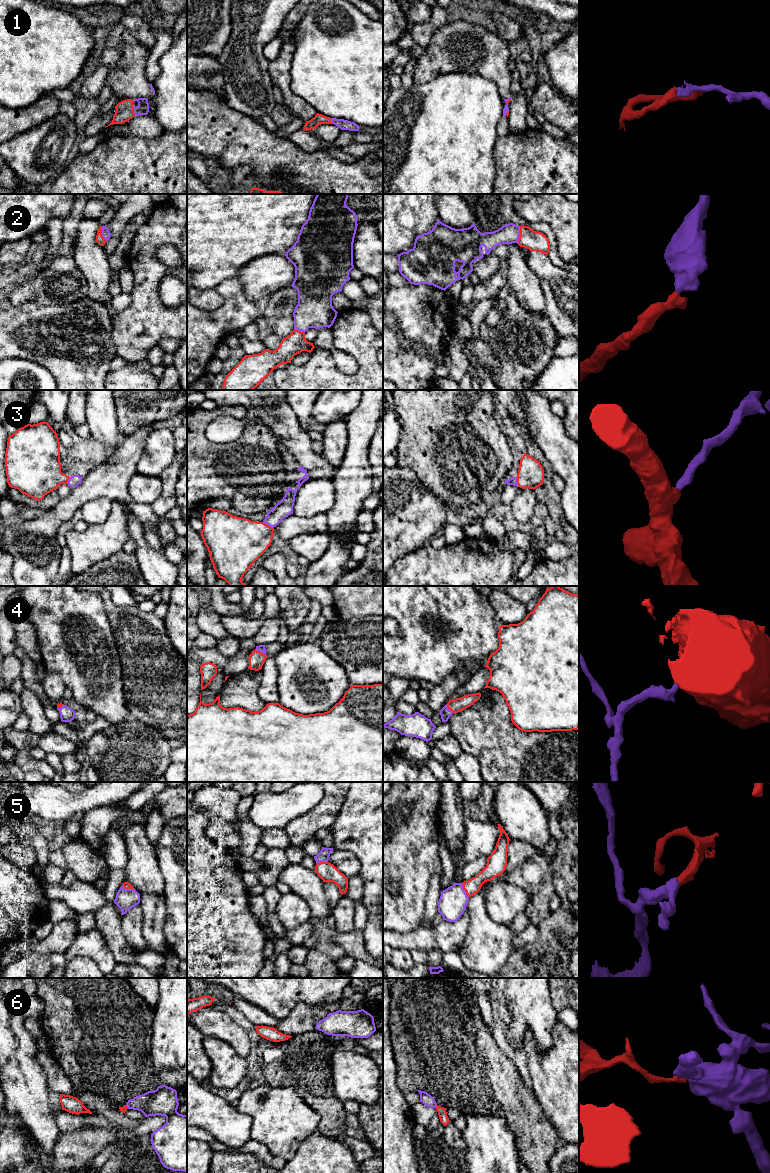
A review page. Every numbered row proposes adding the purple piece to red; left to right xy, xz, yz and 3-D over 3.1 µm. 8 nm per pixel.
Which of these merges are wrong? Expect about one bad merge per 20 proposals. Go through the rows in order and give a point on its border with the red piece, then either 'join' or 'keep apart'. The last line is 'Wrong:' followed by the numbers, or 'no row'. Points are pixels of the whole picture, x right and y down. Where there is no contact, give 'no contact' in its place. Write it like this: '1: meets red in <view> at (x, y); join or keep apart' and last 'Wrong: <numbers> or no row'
1: meets red in xy at (133, 111); join
2: meets red in yz at (520, 235); join
3: meets red in xz at (267, 525); join
4: meets red in xz at (260, 652); join
5: meets red in yz at (464, 889); join
6: meets red in yz at (436, 1107); keep apart
Wrong: 6

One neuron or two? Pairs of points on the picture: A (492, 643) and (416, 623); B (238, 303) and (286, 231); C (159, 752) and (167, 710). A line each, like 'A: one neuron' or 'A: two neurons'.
A: one neuron
B: two neurons
C: two neurons

